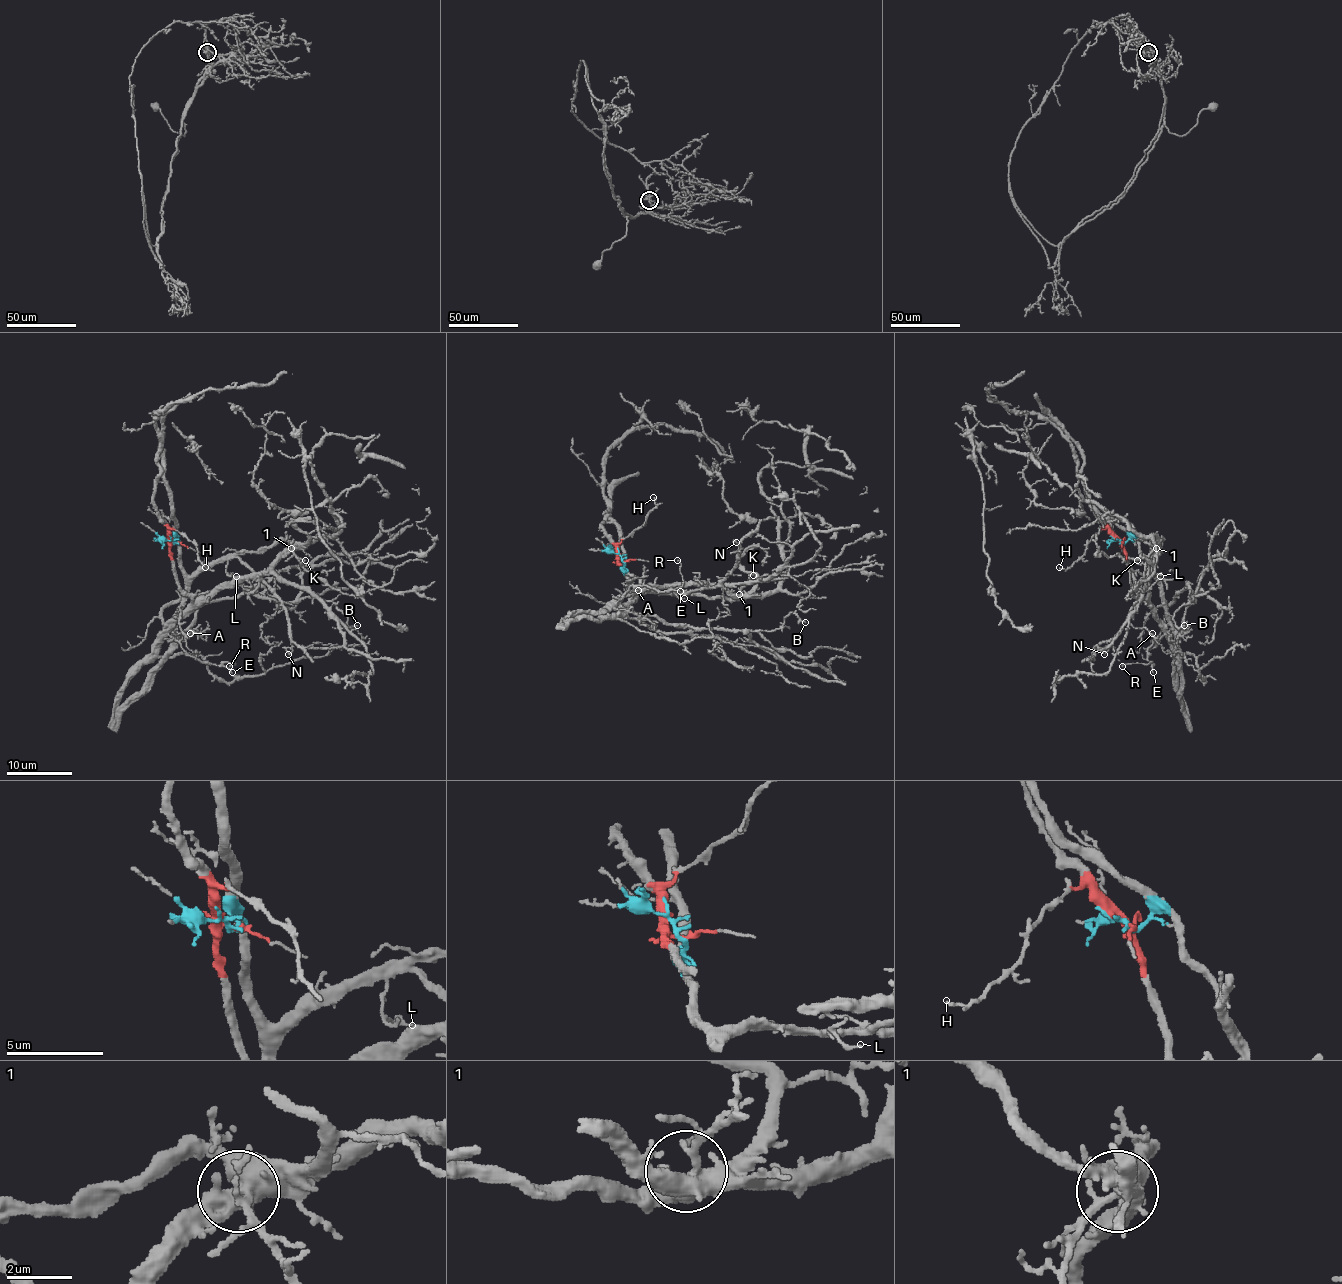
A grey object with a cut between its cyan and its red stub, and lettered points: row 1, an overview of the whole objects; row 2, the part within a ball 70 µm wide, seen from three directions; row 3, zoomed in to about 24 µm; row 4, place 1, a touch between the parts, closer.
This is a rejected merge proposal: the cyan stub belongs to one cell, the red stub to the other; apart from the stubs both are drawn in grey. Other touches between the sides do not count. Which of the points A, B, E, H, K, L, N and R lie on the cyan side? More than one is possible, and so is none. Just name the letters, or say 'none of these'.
K, L, N

